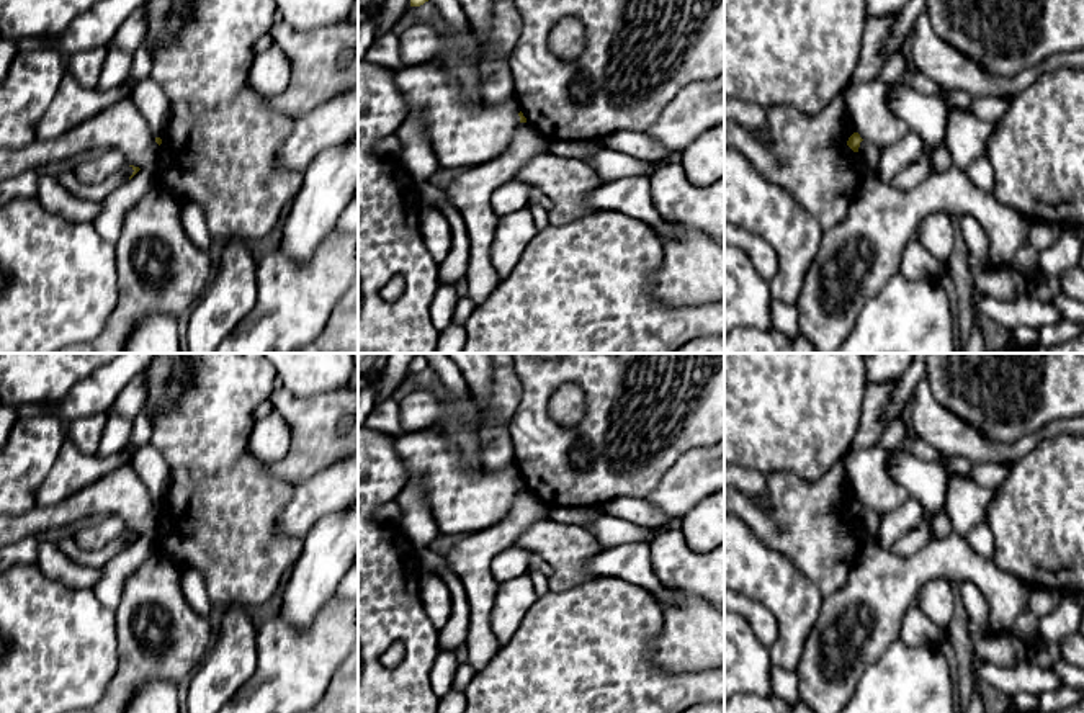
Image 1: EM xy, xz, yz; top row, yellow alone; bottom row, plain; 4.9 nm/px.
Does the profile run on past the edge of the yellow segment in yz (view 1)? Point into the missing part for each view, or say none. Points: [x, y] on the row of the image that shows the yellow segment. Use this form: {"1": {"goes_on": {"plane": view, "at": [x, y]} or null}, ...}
{"1": {"goes_on": null}}

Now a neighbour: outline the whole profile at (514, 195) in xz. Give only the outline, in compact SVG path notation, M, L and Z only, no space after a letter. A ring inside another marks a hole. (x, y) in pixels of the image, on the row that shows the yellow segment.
M512 178L510 182L499 186L492 193L492 198L490 198L492 211L500 219L505 214L526 208L531 188L533 188L531 185Z

